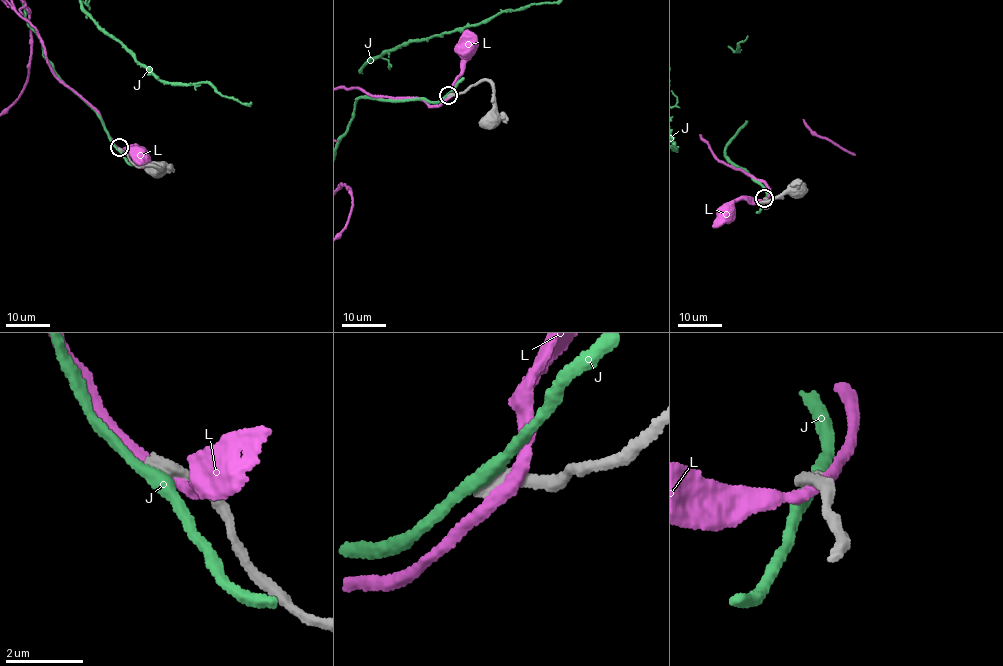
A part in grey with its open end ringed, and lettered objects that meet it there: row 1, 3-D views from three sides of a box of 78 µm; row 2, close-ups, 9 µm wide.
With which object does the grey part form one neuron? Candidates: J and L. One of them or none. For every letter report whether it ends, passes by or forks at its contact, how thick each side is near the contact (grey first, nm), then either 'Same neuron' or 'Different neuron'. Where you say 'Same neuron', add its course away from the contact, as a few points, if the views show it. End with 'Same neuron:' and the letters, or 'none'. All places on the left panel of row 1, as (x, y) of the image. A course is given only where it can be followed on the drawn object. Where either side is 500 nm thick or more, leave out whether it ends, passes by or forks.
J: It passes by. Thickness 400 nm (grey) against 340 nm. Different neuron
L: It passes by. Thickness 440 nm (grey) against 320 nm. Different neuron
Same neuron: none

